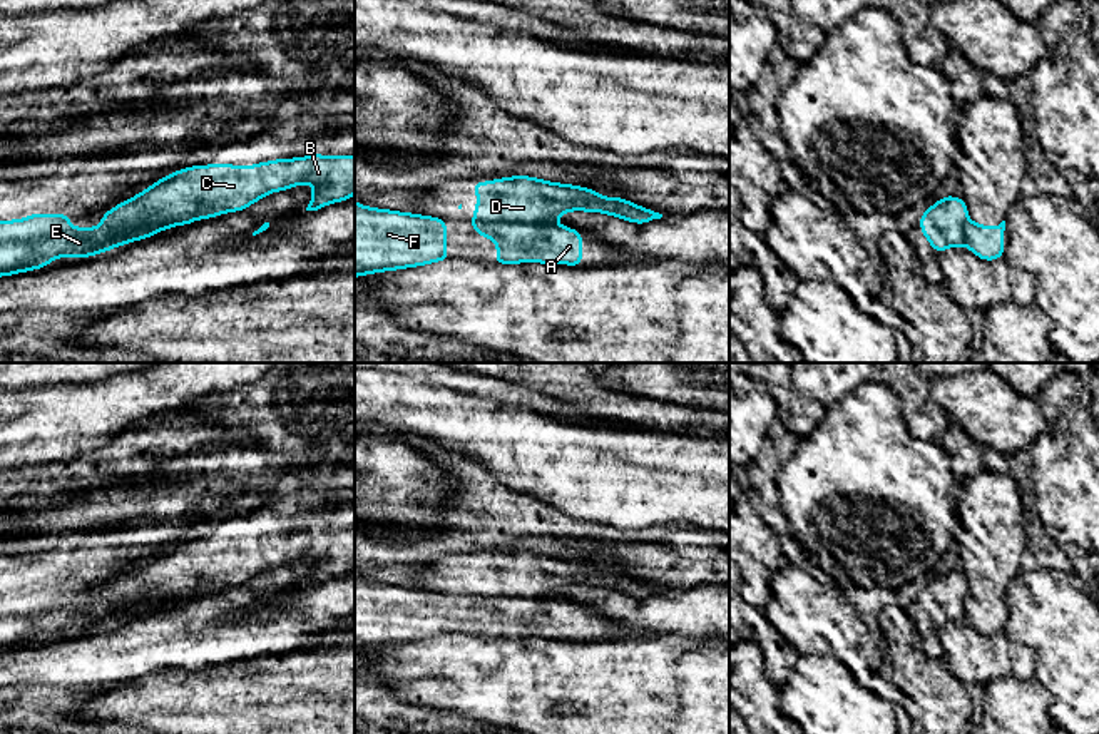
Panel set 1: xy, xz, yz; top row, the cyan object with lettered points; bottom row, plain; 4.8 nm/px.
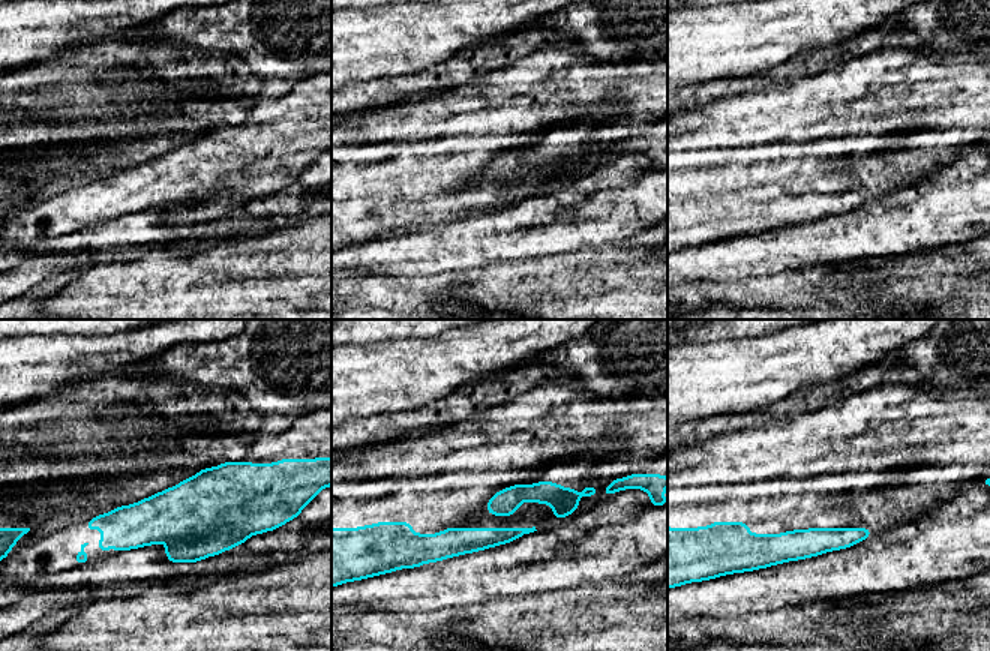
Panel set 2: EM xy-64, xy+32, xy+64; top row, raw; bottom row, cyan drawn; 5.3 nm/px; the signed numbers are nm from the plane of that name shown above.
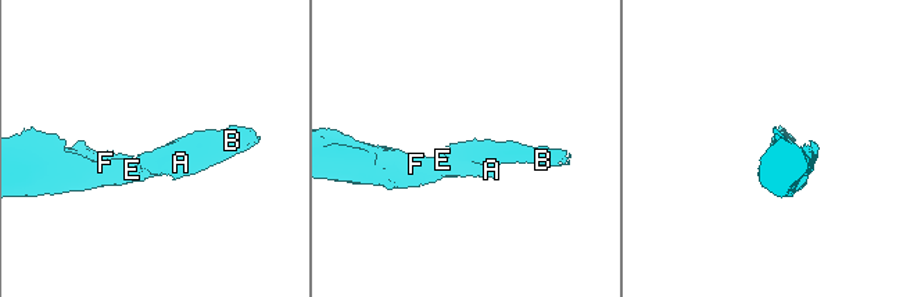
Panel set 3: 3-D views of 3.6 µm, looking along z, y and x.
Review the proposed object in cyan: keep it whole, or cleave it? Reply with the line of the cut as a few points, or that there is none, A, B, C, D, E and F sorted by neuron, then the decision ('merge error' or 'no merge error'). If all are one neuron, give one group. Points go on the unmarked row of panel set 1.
cut xz (472, 594), (547, 599); groups A E F / B C D; merge error

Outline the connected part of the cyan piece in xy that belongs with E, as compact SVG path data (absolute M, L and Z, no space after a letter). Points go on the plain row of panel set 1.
M28 589L25 594L0 595L0 650L12 650L40 642L47 642L50 635L64 630L77 632L95 630L109 624L119 622L132 605L141 605L142 614L152 609L156 597L141 599L99 599L95 602L72 602L69 589Z

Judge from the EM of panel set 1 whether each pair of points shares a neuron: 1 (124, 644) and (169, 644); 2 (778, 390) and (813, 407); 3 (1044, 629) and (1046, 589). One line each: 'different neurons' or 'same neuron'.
1: same neuron
2: same neuron
3: same neuron

